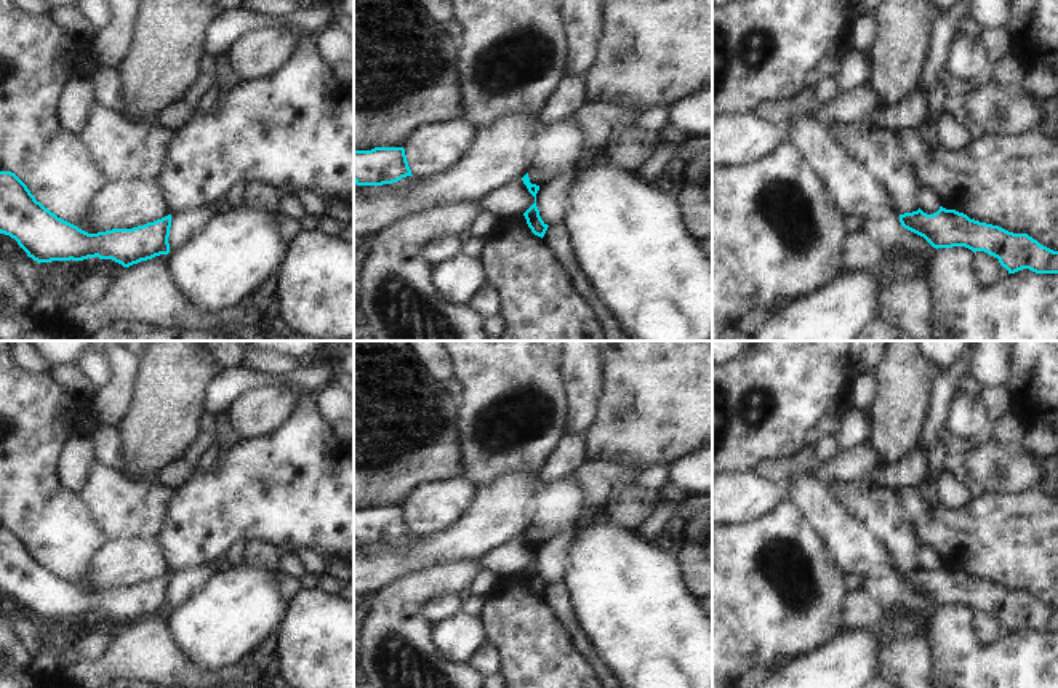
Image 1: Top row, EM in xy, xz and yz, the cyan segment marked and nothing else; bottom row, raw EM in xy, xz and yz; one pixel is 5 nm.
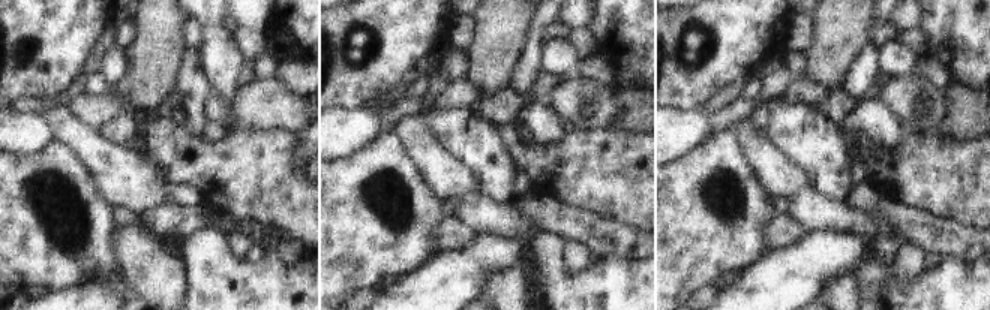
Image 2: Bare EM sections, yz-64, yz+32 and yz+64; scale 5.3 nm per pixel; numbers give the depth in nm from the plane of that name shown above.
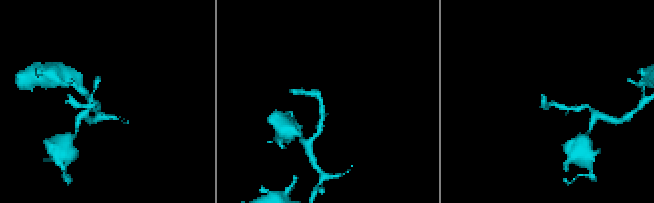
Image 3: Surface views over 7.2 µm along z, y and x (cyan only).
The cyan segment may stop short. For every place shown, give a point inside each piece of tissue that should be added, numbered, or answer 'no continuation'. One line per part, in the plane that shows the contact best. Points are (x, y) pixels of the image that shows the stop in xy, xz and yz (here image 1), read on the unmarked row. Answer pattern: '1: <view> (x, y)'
no continuation

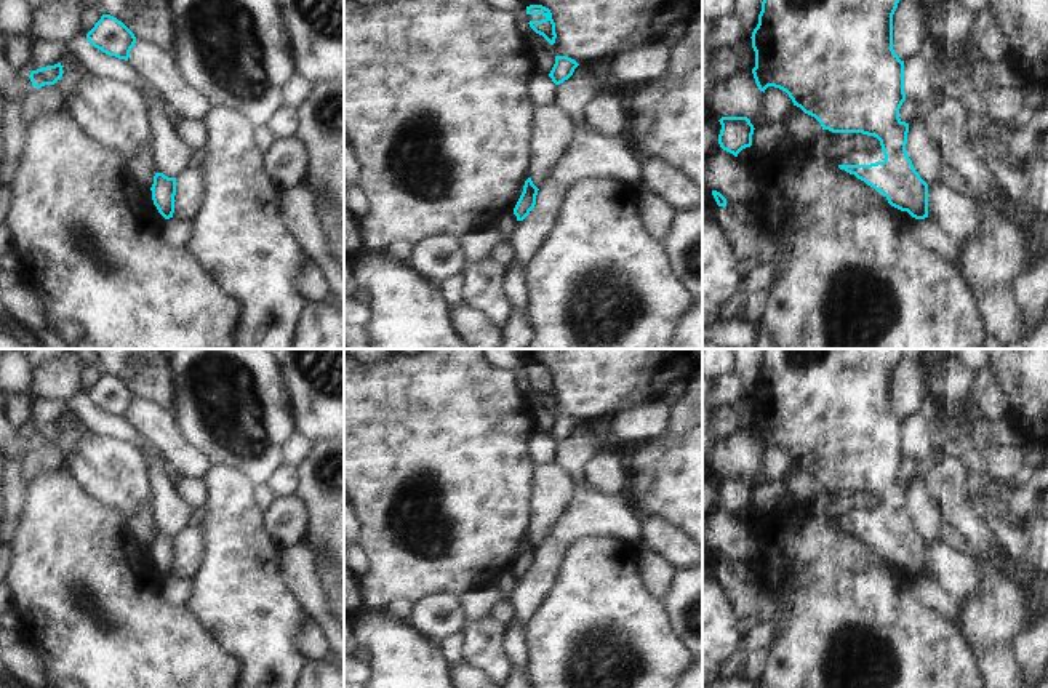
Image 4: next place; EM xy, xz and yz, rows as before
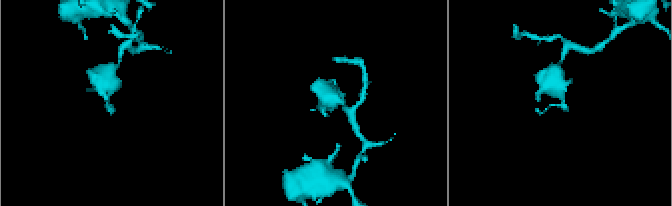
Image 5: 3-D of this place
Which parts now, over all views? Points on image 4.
no continuation

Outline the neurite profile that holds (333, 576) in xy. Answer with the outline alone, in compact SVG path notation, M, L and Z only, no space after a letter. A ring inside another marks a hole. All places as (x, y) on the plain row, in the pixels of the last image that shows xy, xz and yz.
M312 542L309 544L312 546L314 552L318 555L318 562L320 562L318 570L323 584L328 590L331 610L344 626L344 570L333 563L326 550L317 547Z

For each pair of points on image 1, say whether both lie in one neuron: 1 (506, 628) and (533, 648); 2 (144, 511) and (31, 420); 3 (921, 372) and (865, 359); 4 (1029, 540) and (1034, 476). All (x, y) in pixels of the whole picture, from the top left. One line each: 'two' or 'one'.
1: one
2: two
3: two
4: two

